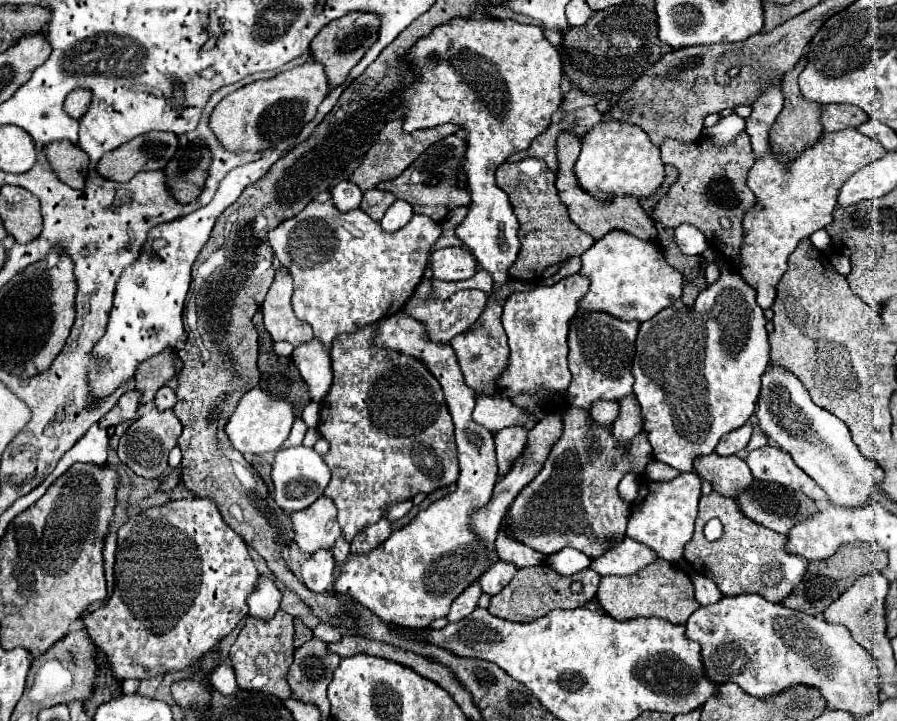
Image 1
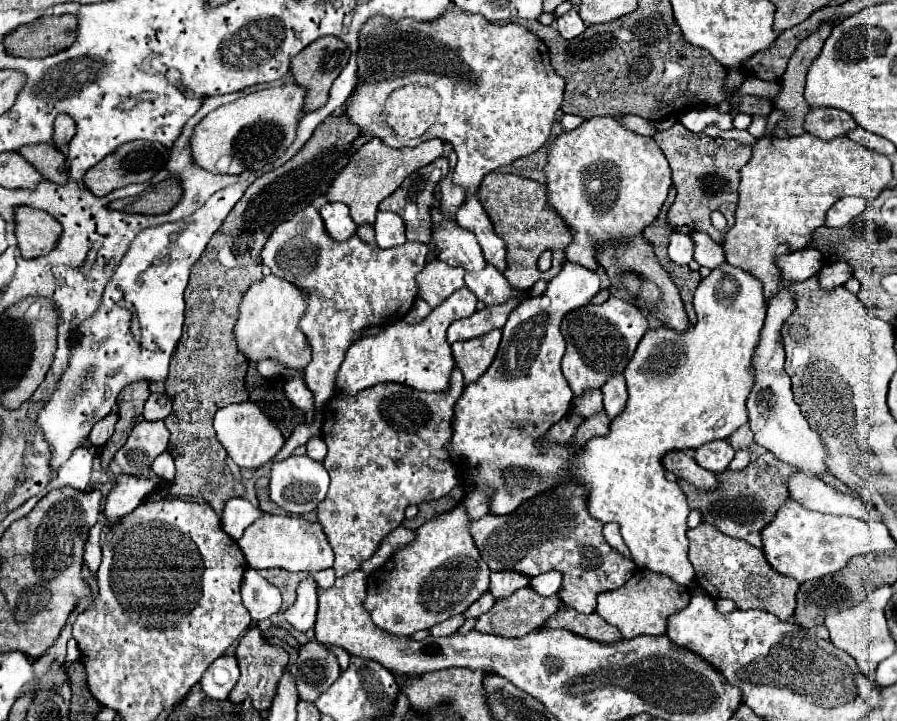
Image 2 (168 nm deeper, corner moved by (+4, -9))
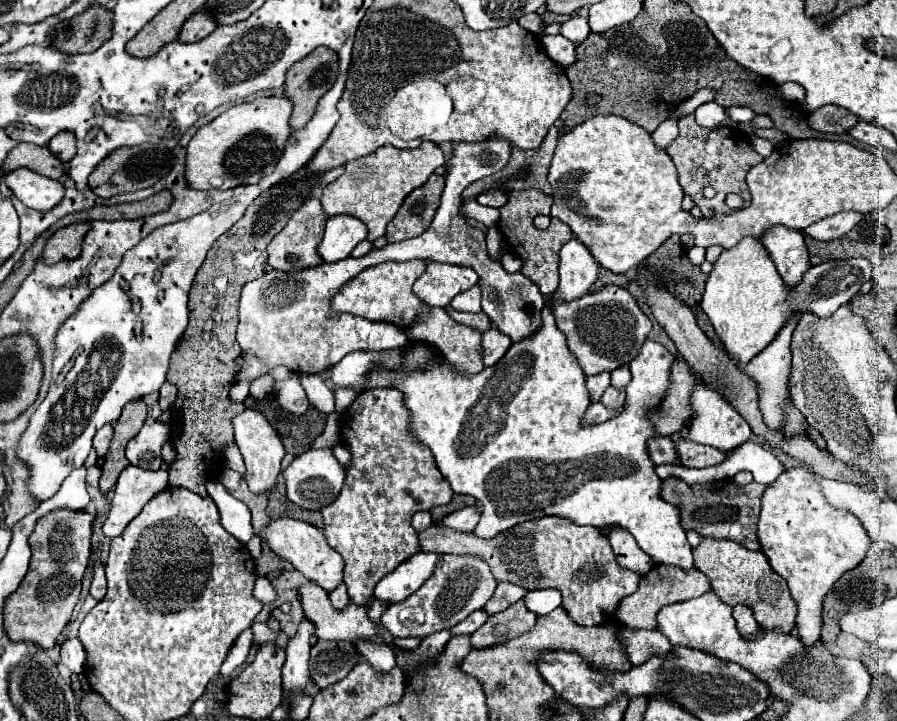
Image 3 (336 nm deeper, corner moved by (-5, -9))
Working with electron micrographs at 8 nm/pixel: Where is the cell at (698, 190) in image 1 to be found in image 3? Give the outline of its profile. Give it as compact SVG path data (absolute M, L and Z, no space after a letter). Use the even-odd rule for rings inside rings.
M681 118L679 122L679 136L671 146L667 148L667 154L671 156L675 168L677 168L677 178L683 188L683 192L691 194L695 204L701 208L703 216L715 216L715 214L729 214L731 208L725 204L725 196L729 192L735 192L743 196L743 208L751 204L751 194L745 184L747 172L763 160L751 144L749 136L737 128L703 128L695 122L695 118ZM711 186L717 194L713 198L703 196L703 188Z

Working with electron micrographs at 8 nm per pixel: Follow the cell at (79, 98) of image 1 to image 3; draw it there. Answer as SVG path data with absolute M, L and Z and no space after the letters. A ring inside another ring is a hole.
M63 132L57 134L55 138L51 138L51 142L47 144L47 148L51 150L51 154L55 154L61 162L69 162L75 156L75 136L71 132Z

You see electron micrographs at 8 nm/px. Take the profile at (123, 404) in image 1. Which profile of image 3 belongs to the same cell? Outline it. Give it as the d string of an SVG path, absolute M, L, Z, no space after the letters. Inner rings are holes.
M107 424L107 426L103 426L103 428L97 430L97 434L95 434L95 438L93 438L93 448L95 448L97 456L105 456L105 454L107 454L111 436L113 436L113 426L111 426L111 424Z

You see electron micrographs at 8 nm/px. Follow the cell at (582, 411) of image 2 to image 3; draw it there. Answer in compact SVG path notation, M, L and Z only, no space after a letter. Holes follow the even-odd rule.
M601 372L601 374L595 374L595 376L587 376L587 390L591 394L591 402L599 402L603 390L611 384L609 380L609 372Z

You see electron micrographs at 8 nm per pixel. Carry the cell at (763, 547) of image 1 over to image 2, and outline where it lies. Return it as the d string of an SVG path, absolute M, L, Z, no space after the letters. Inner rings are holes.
M706 522L688 530L688 540L690 540L688 558L694 566L696 582L712 598L730 598L742 610L758 608L778 616L780 620L790 620L796 608L798 582L794 578L786 578L778 574L766 562L762 548L754 548L744 540L726 536L718 528Z

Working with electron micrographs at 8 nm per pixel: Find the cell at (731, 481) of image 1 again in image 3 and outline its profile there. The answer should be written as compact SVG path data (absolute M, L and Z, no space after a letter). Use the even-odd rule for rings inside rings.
M649 438L647 450L653 464L679 464L679 458L675 458L675 444L671 438Z

